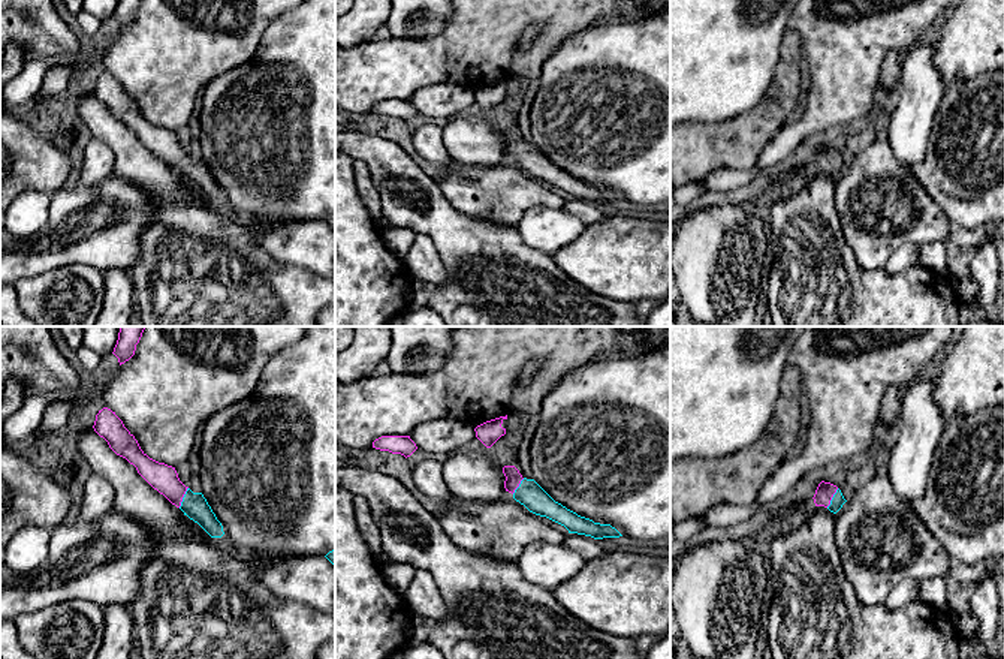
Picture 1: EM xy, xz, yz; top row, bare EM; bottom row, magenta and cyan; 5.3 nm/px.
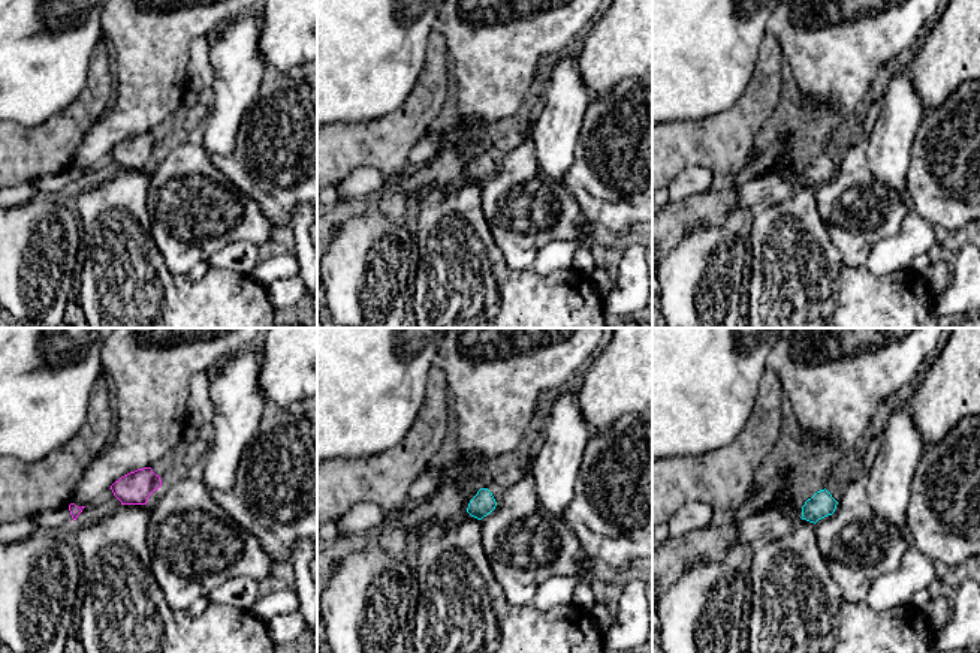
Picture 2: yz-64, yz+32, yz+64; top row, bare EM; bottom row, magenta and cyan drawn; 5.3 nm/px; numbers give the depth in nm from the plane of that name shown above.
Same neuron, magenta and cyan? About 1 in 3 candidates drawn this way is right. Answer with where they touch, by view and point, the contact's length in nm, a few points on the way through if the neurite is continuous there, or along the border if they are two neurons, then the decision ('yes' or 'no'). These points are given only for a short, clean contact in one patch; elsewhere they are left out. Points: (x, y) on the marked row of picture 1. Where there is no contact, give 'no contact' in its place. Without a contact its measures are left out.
xy (183, 496) | 120 nm | across xy (163, 478), (183, 496), (193, 505) | yes

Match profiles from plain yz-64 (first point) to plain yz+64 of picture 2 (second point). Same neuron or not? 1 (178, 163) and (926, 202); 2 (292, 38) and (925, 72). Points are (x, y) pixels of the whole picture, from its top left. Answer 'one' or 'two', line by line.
1: two
2: one

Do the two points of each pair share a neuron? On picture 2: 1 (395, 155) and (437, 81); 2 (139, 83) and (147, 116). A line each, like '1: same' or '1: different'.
1: same
2: same

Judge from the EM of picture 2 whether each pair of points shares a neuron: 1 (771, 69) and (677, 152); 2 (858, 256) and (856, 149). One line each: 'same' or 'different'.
1: same
2: same

